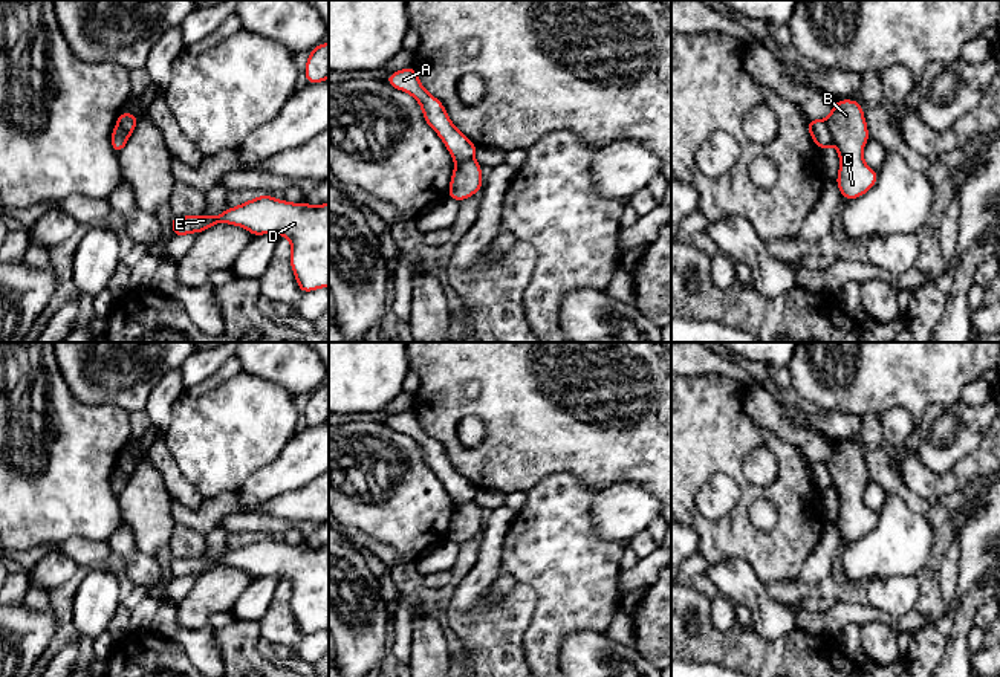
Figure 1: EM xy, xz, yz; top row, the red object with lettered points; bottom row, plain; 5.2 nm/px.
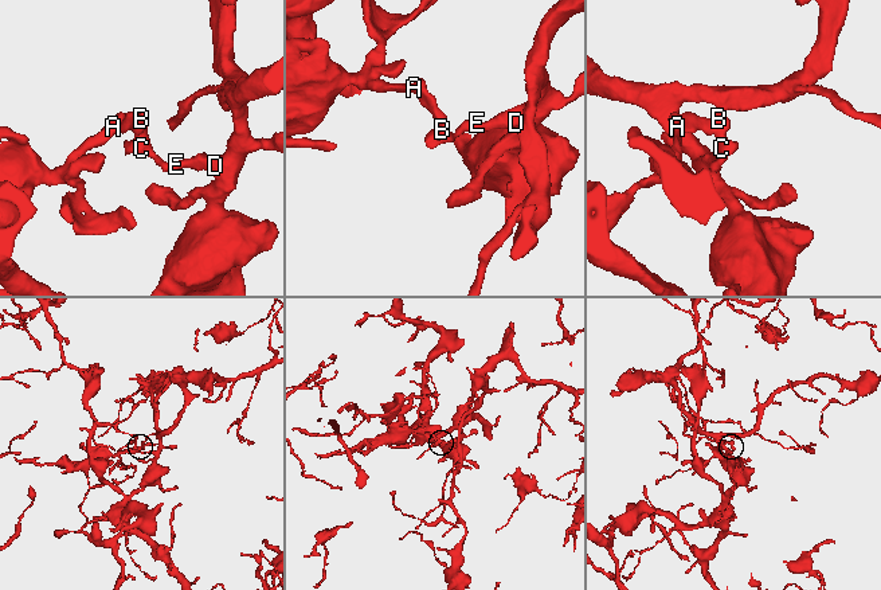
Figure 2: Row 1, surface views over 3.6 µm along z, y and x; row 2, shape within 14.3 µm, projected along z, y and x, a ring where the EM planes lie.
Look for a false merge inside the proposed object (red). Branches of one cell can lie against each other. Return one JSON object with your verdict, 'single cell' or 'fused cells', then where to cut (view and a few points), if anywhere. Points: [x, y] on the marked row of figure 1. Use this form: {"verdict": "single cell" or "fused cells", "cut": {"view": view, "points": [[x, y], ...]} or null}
{"verdict": "fused cells", "cut": {"view": "yz", "points": [[824, 121], [834, 142]]}}

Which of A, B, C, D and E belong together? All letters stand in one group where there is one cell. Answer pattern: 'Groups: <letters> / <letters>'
Groups: A / B C D E

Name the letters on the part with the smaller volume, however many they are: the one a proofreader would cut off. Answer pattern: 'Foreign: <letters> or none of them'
Foreign: A

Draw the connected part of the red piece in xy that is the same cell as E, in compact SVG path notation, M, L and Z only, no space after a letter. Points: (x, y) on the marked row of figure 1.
M271 194L258 196L216 217L206 214L171 217L174 237L203 232L217 223L248 229L254 237L277 232L292 243L291 266L303 293L329 286L329 202L310 206L289 203Z

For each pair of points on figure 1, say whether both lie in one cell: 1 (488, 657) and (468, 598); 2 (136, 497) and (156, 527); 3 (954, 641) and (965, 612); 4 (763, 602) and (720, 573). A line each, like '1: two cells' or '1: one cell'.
1: one cell
2: one cell
3: one cell
4: one cell

